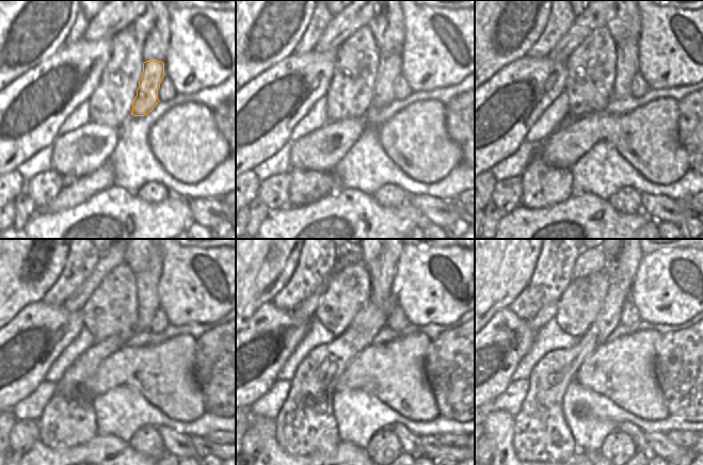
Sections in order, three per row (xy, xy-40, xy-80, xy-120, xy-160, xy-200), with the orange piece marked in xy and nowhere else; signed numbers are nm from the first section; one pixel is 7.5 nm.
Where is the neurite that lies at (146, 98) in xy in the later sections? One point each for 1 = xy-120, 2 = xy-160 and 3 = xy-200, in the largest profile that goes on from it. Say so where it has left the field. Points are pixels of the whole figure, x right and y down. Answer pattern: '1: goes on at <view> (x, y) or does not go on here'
1: goes on at xy-120 (147, 281)
2: goes on at xy-160 (383, 272)
3: goes on at xy-200 (626, 263)

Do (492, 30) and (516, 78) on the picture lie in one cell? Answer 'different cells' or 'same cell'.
different cells

